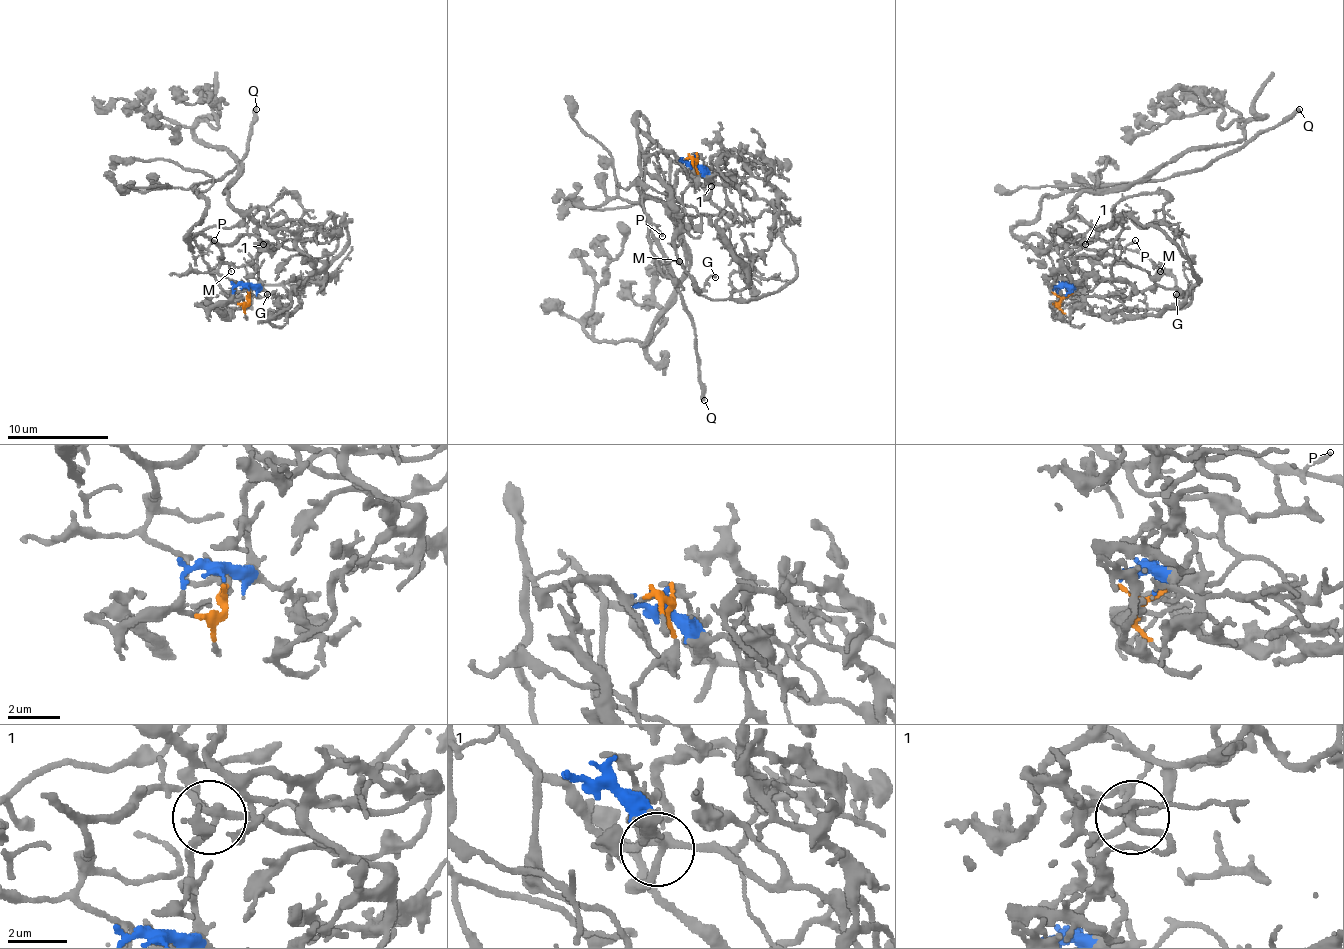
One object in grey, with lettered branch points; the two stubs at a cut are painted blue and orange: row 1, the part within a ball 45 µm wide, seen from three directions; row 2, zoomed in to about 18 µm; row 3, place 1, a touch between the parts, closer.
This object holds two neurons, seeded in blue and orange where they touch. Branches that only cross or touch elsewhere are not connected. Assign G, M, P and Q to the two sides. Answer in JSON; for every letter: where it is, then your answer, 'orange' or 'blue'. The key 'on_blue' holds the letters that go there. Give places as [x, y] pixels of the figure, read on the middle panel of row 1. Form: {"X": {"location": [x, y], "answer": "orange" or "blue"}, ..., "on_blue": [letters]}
{"G": {"location": [715, 277], "answer": "blue"}, "M": {"location": [679, 261], "answer": "orange"}, "P": {"location": [662, 236], "answer": "orange"}, "Q": {"location": [704, 400], "answer": "orange"}, "on_blue": ["G"]}

